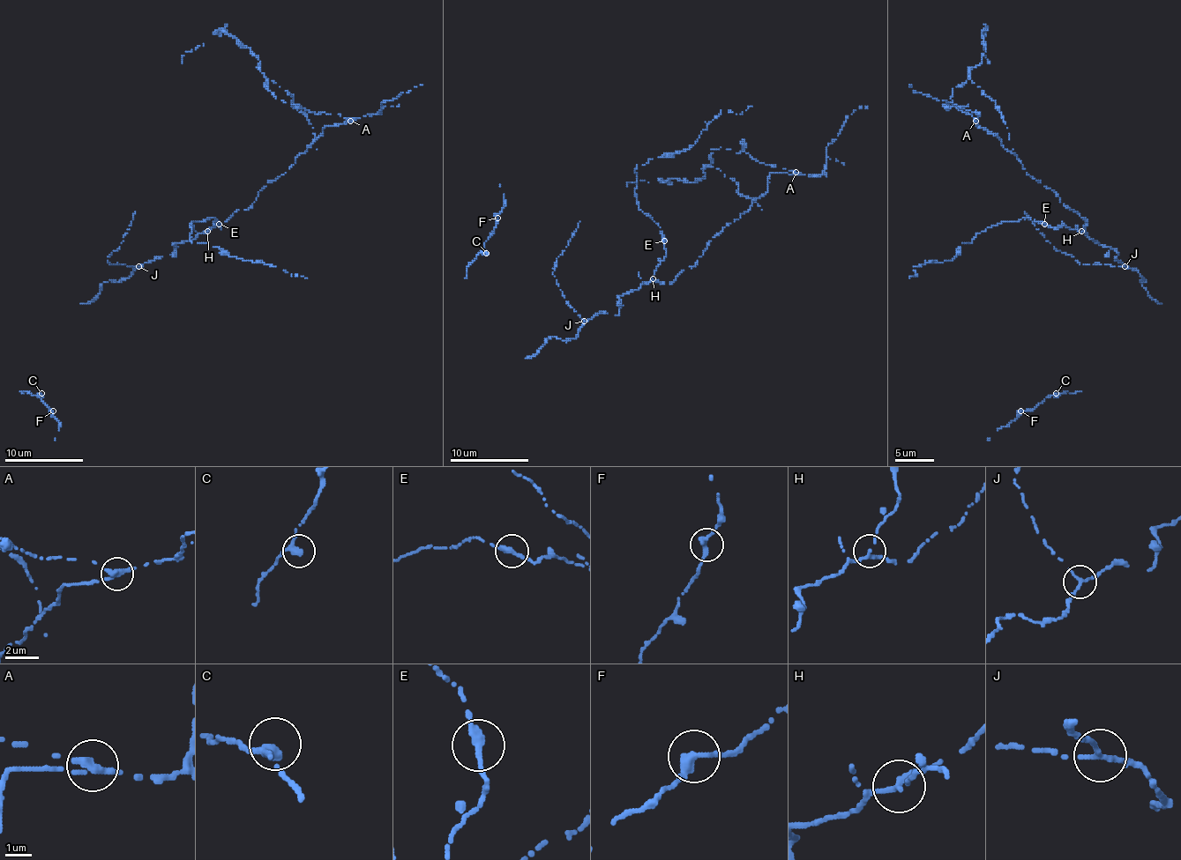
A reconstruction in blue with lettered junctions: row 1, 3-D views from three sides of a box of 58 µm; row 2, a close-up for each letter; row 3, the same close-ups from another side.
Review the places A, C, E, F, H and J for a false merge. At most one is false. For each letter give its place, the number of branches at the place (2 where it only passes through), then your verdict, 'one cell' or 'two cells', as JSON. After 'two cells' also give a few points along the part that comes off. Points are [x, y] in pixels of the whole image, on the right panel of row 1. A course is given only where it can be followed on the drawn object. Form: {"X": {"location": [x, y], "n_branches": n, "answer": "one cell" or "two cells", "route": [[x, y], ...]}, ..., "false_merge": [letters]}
{"A": {"location": [975, 121], "n_branches": 2, "answer": "two cells", "route": [[975, 120], [954, 107], [951, 99], [953, 89], [968, 79], [982, 62], [985, 48], [983, 32], [990, 63]]}, "C": {"location": [1056, 393], "n_branches": 2, "answer": "one cell"}, "E": {"location": [1044, 224], "n_branches": 2, "answer": "one cell"}, "F": {"location": [1020, 411], "n_branches": 2, "answer": "one cell"}, "H": {"location": [1081, 231], "n_branches": 3, "answer": "one cell"}, "J": {"location": [1124, 266], "n_branches": 2, "answer": "one cell"}, "false_merge": ["A"]}

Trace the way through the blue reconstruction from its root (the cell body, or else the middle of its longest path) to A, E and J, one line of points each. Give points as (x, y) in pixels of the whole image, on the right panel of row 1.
A: (1086, 233), (1086, 221), (1080, 213), (1033, 179), (1017, 155), (1005, 149), (993, 134), (978, 128), (975, 120)
E: (1086, 233), (1064, 226), (1052, 227), (1044, 224)
J: (1086, 233), (1093, 240), (1115, 248), (1118, 253), (1117, 258), (1124, 266)

